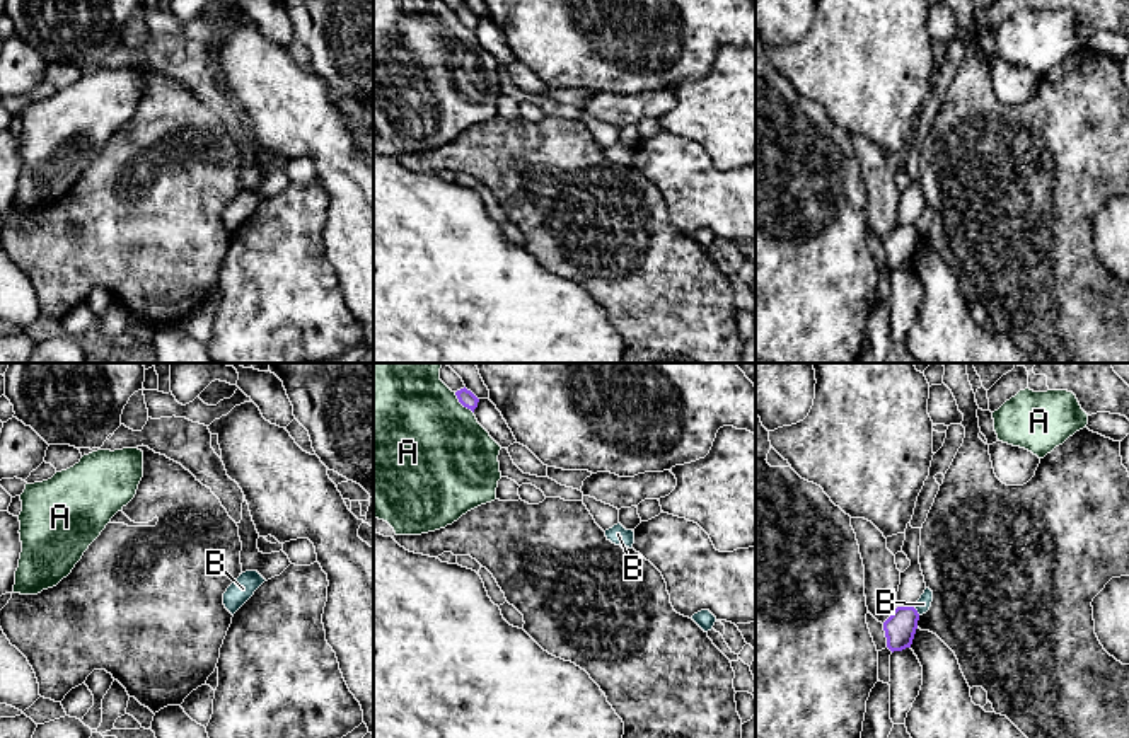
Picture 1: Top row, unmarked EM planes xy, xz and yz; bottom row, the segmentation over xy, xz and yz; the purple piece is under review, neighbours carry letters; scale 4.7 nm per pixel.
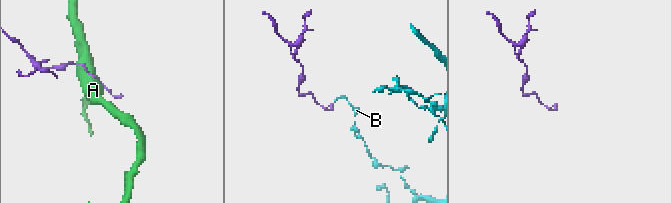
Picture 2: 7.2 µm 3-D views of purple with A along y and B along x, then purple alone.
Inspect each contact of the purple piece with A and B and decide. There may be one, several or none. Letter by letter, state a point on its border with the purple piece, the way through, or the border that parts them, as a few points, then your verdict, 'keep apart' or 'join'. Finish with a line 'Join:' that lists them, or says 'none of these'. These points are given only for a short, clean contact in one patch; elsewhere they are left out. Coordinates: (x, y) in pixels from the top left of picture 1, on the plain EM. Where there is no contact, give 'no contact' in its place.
A: meets purple in xz at (463, 23); keep apart
B: meets purple in yz at (916, 229); border along yz (913, 225), (920, 232); keep apart
Join: none of these

